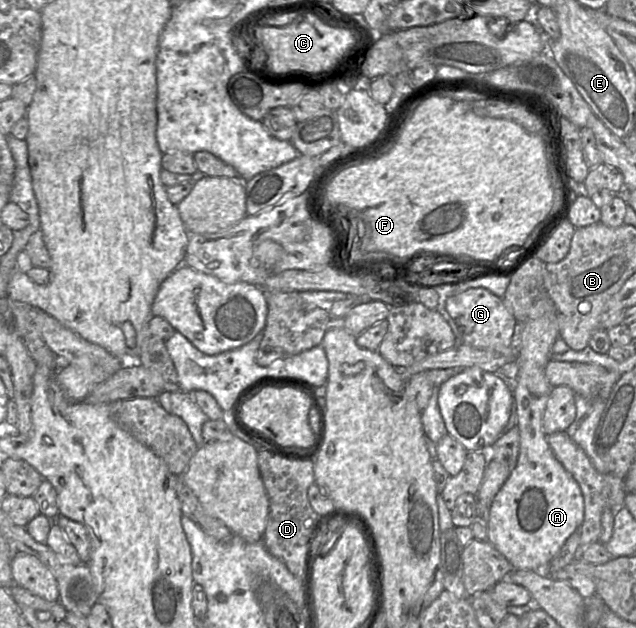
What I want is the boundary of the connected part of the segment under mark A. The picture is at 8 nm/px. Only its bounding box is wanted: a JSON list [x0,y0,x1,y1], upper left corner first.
[487,296,584,571]

